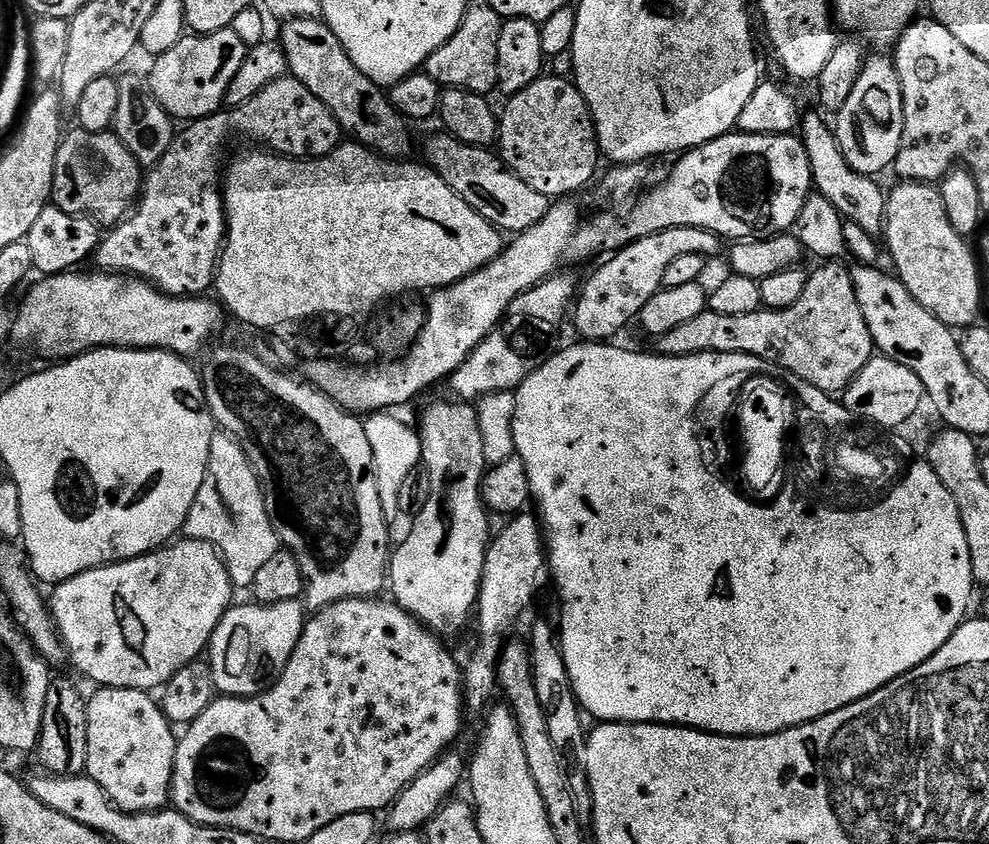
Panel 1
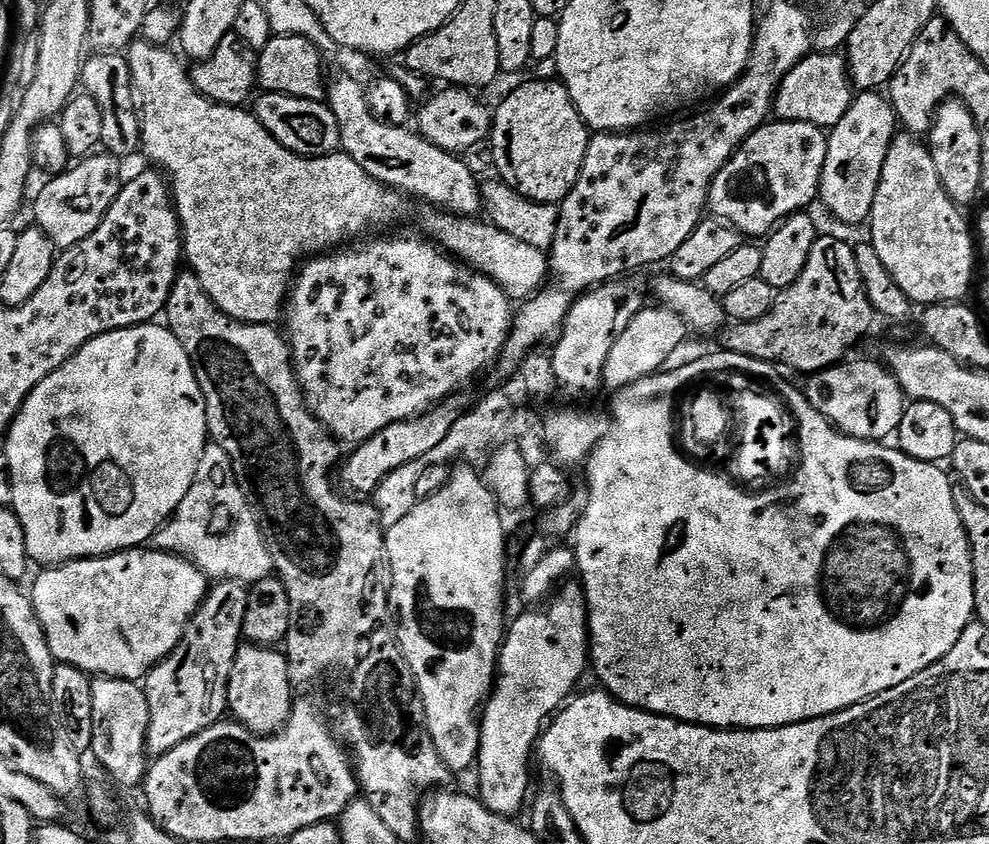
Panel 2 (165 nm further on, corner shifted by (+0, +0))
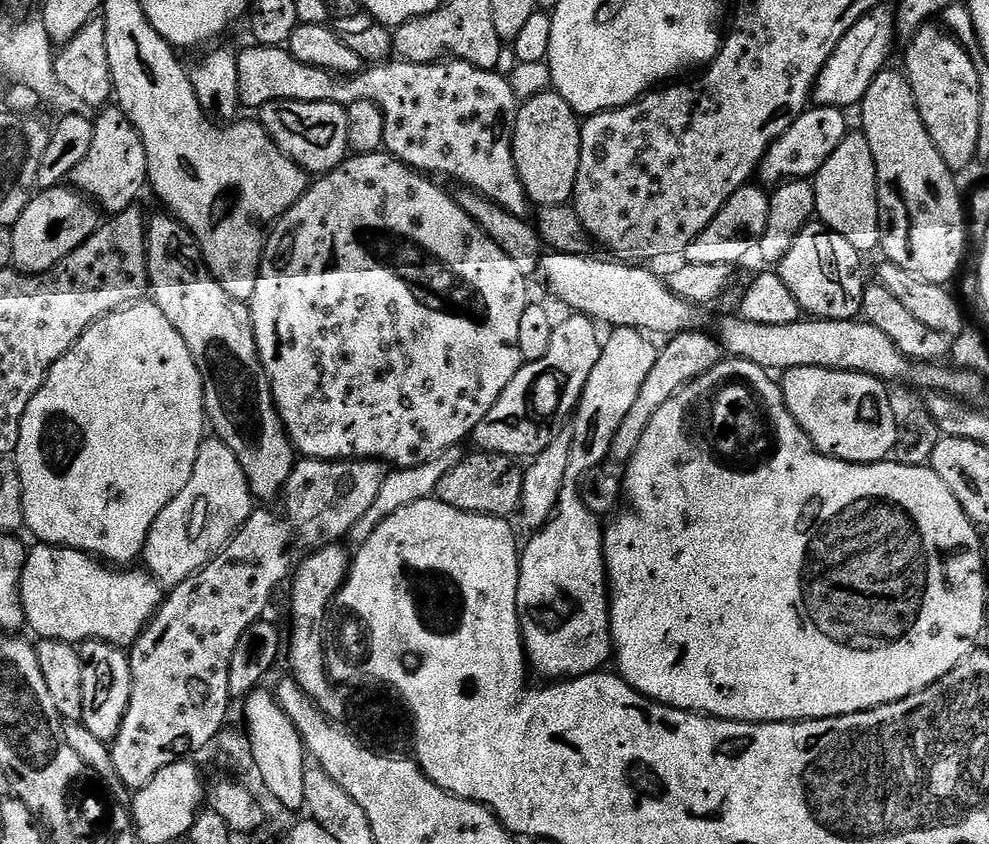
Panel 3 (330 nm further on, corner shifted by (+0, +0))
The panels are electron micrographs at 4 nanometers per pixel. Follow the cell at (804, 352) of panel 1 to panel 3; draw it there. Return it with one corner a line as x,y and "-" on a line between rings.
813,222
800,231
798,238
794,238
794,246
790,246
786,258
780,260
778,275
782,282
786,282
786,290
790,290
794,298
798,298
801,313
817,320
854,320
861,315
860,307
866,287
866,280
860,277
860,260
861,253
856,252
854,246
846,242
846,238
833,232
823,222

